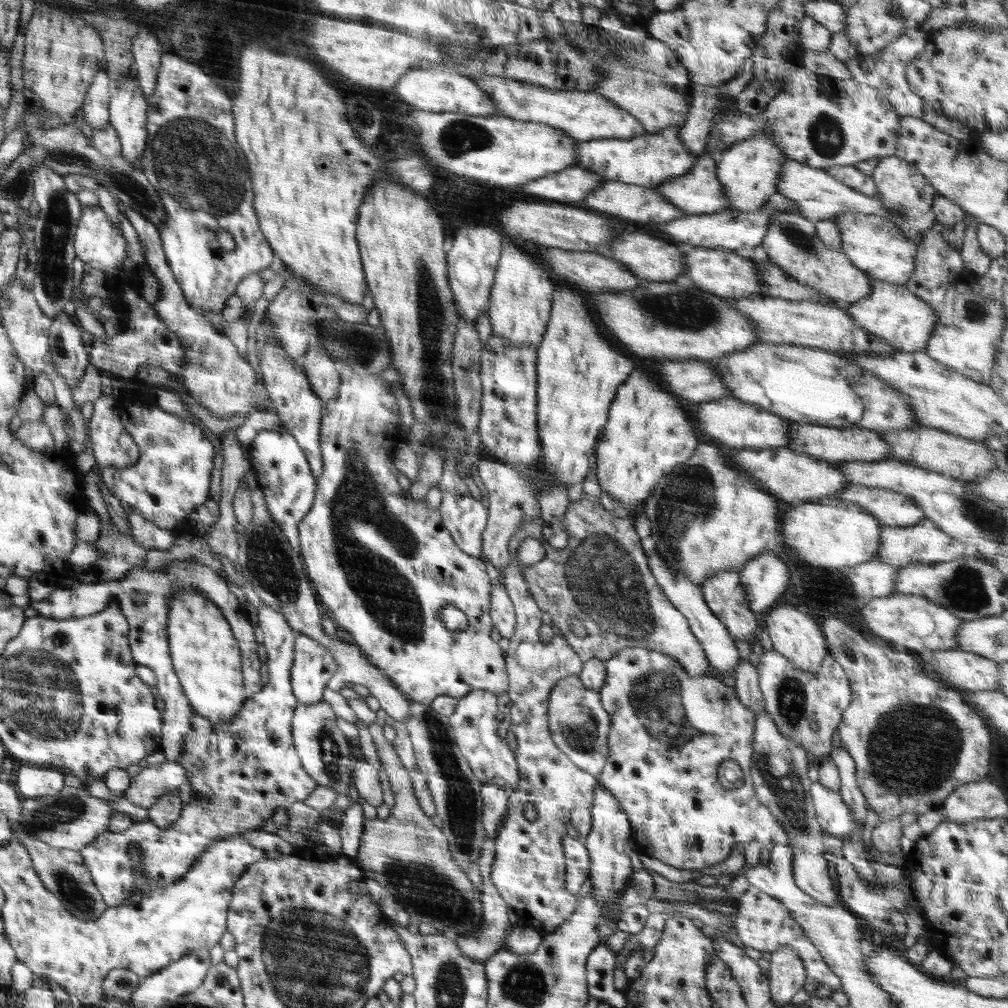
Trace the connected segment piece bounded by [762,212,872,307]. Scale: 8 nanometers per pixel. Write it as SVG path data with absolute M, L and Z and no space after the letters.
M782 212L780 216L772 216L762 247L772 264L798 284L808 286L827 297L836 306L856 305L859 301L868 299L872 293L872 279L853 266L840 249L832 250L825 246L817 234L815 224L800 213Z

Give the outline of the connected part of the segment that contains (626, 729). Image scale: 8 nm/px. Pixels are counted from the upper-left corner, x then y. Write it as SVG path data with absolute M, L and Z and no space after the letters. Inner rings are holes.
M632 647L619 650L614 656L606 662L606 680L600 687L600 700L602 707L608 712L611 719L609 736L607 741L608 755L605 761L605 767L599 775L598 784L602 784L618 800L622 809L626 811L628 820L632 829L632 841L634 848L638 853L660 860L660 862L676 867L679 870L701 870L709 868L712 865L722 863L729 858L732 847L736 842L750 842L757 840L764 848L771 846L789 846L788 834L784 827L780 825L778 819L774 818L772 811L760 804L753 788L751 778L751 755L753 752L753 734L755 726L755 714L748 706L740 702L735 688L727 686L721 678L714 672L704 673L692 677L684 670L681 664L666 653L652 650L644 647ZM726 759L736 761L746 774L746 784L734 790L726 790L717 780L717 770L719 765Z

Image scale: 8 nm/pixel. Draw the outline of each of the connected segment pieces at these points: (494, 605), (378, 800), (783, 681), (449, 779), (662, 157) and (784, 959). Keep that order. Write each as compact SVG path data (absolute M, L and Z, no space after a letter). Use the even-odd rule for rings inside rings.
M502 579L492 582L490 616L500 635L510 640L516 626L515 608Z
M349 741L349 749L354 748L354 754L356 755L356 765L354 766L353 779L356 789L358 789L358 795L360 795L360 800L362 802L368 802L378 808L383 804L383 793L380 783L380 776L378 776L377 770L368 764L362 755L362 752L359 751L357 746L354 746Z
M764 649L759 659L759 687L765 710L779 727L780 733L804 748L812 764L828 758L832 748L832 734L852 701L850 681L840 663L827 654L816 671L806 671L796 667L774 649Z
M409 700L405 729L413 745L416 763L427 779L436 819L446 839L456 865L468 874L470 861L477 863L486 832L482 824L482 783L471 772L467 761L458 749L449 718L438 714L430 705Z
M670 125L660 131L647 133L631 139L622 138L598 138L588 142L578 141L576 144L576 165L586 169L592 169L606 181L625 182L654 188L662 182L676 180L678 176L684 176L694 168L694 162L698 155L690 149L686 149L678 134L682 125Z
M780 945L771 952L770 968L766 971L773 1002L778 1007L791 1003L791 999L806 982L806 967L792 945Z

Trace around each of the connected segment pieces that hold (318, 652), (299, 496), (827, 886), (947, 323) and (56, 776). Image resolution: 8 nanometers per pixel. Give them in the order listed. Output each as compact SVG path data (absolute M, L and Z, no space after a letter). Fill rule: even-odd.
M302 633L295 637L294 648L292 692L300 703L318 703L323 698L328 681L338 669L337 662L328 648Z
M279 427L259 431L249 444L248 454L253 472L251 481L255 481L256 486L262 490L268 514L288 537L288 543L294 552L300 553L298 524L312 508L317 487L302 447L286 429Z
M797 852L793 854L794 882L800 890L826 905L839 906L839 894L834 890L832 872L822 855Z
M930 229L923 236L923 240L917 243L918 253L916 256L915 274L906 281L904 286L908 288L917 298L926 302L934 308L938 315L936 322L936 330L934 334L927 338L926 348L924 352L932 359L945 364L952 368L955 372L964 374L964 377L980 383L990 383L993 378L995 349L1000 342L1000 336L1006 326L1006 313L1003 302L999 302L996 298L985 298L979 292L974 291L974 284L977 278L964 265L963 256L958 250L952 249L940 233Z
M17 764L13 773L16 777L16 788L22 798L51 797L65 788L65 772L60 767L36 767Z

